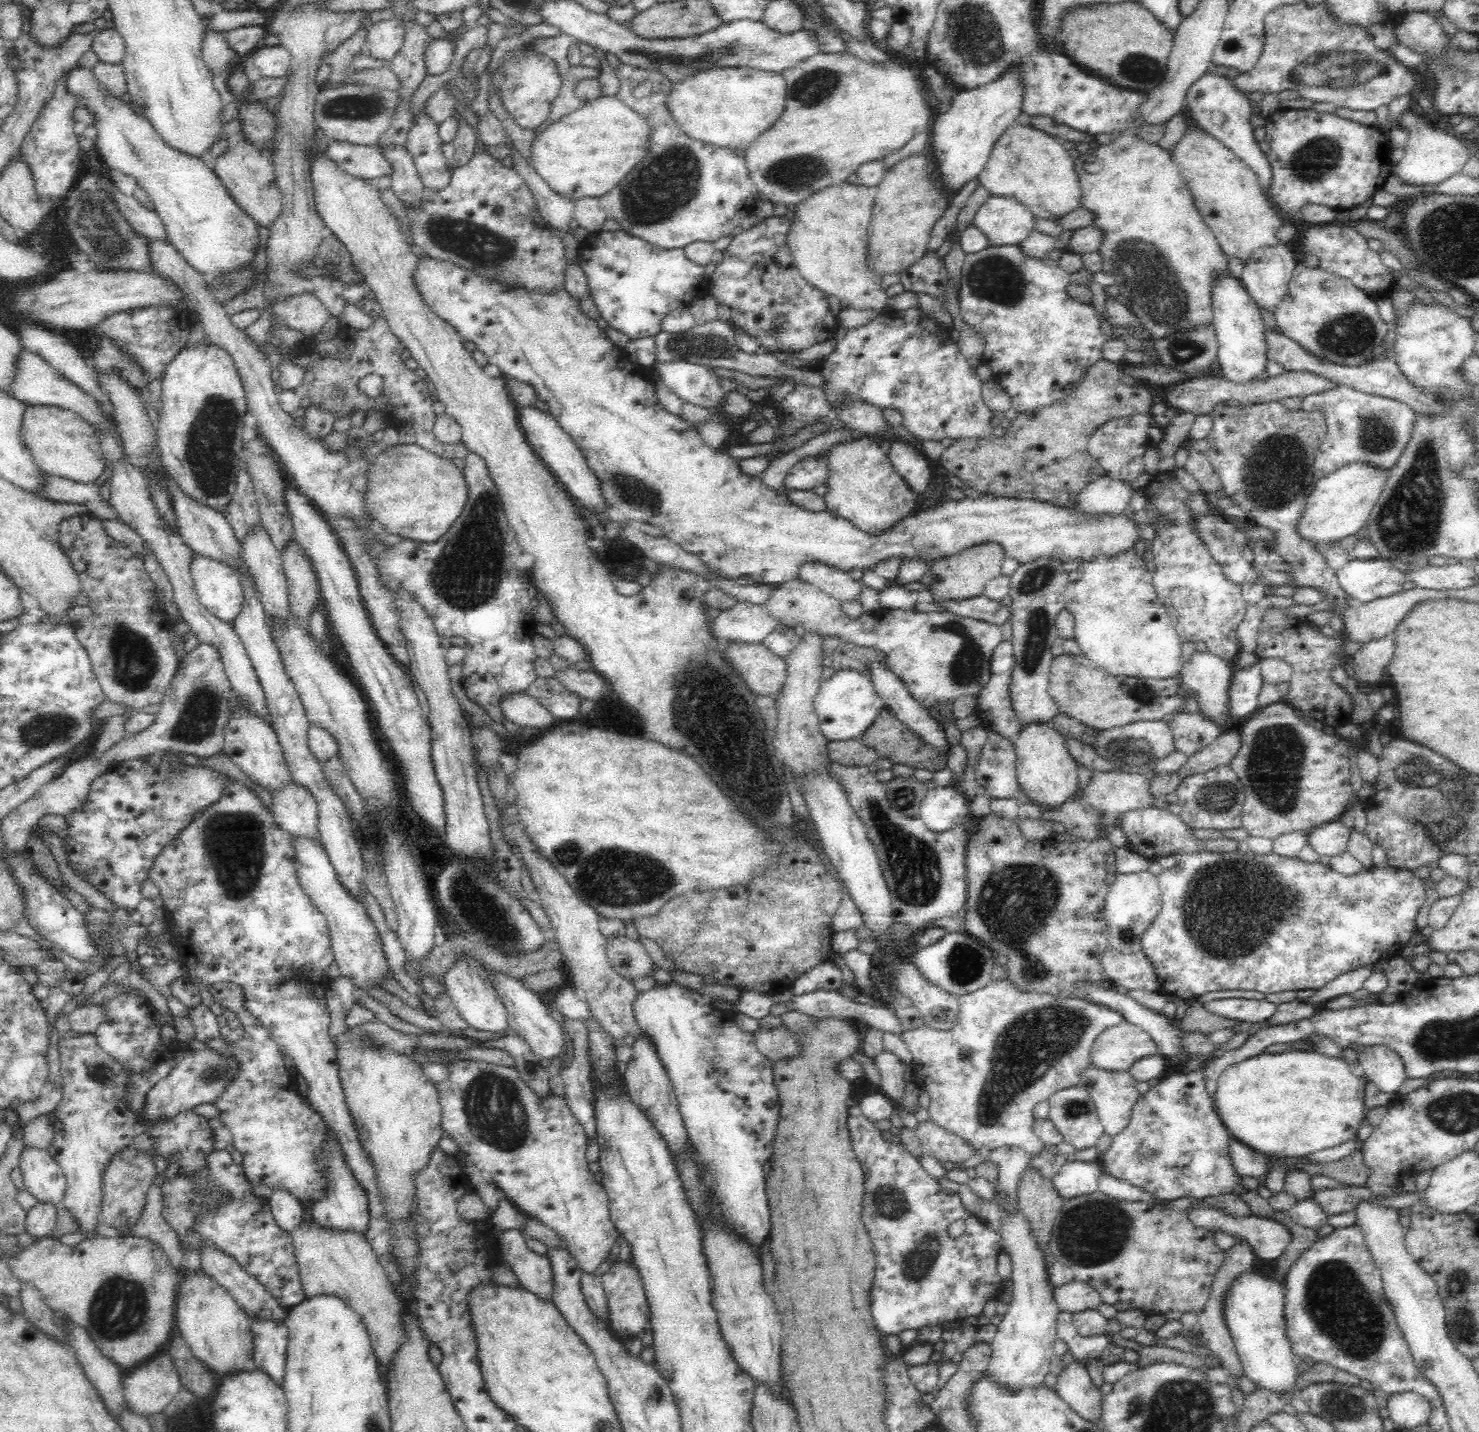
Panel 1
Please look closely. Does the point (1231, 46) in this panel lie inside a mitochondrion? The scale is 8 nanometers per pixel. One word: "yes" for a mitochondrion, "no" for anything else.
no

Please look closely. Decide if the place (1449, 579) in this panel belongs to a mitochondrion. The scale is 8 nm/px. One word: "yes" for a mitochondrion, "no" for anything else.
no

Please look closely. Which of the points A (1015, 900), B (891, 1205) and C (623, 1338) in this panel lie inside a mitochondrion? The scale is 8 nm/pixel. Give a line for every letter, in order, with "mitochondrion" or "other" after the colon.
A: mitochondrion
B: mitochondrion
C: other

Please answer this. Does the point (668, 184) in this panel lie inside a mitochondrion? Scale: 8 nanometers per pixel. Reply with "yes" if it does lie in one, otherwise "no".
yes

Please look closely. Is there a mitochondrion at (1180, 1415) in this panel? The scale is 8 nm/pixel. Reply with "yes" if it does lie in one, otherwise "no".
yes

